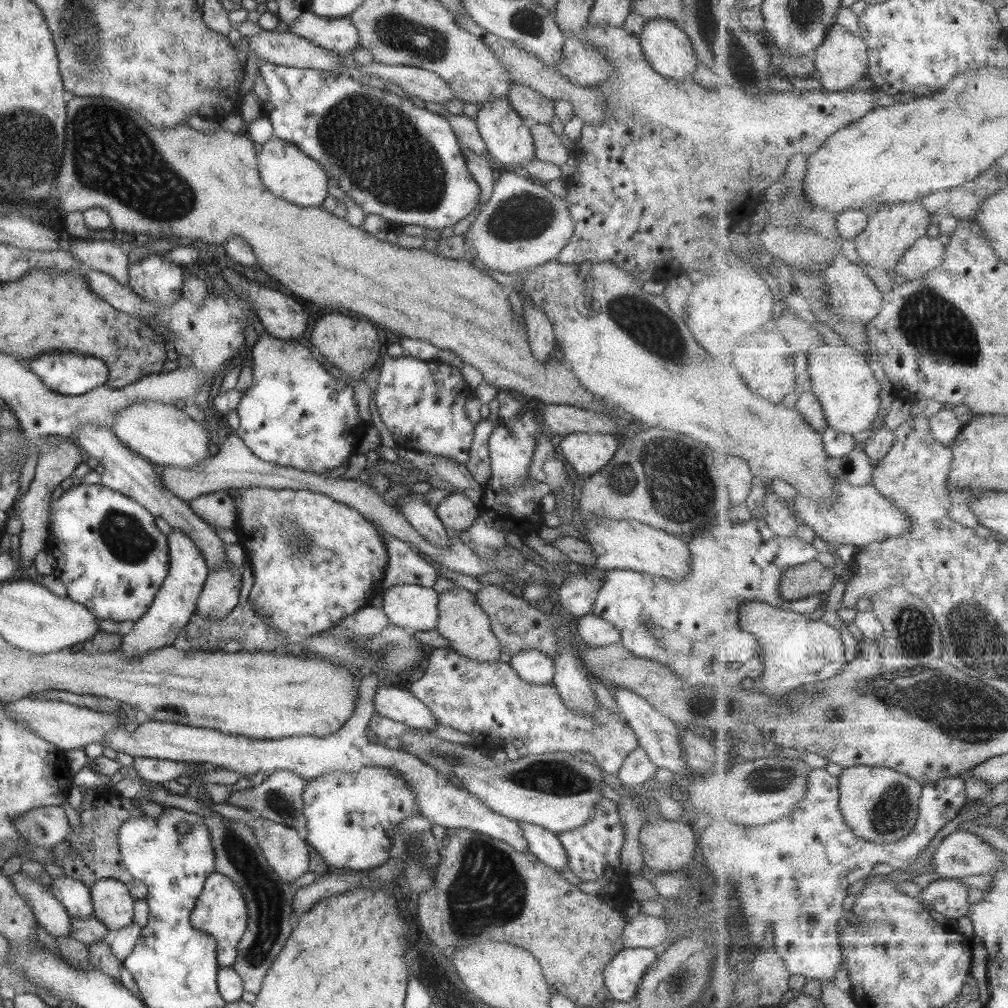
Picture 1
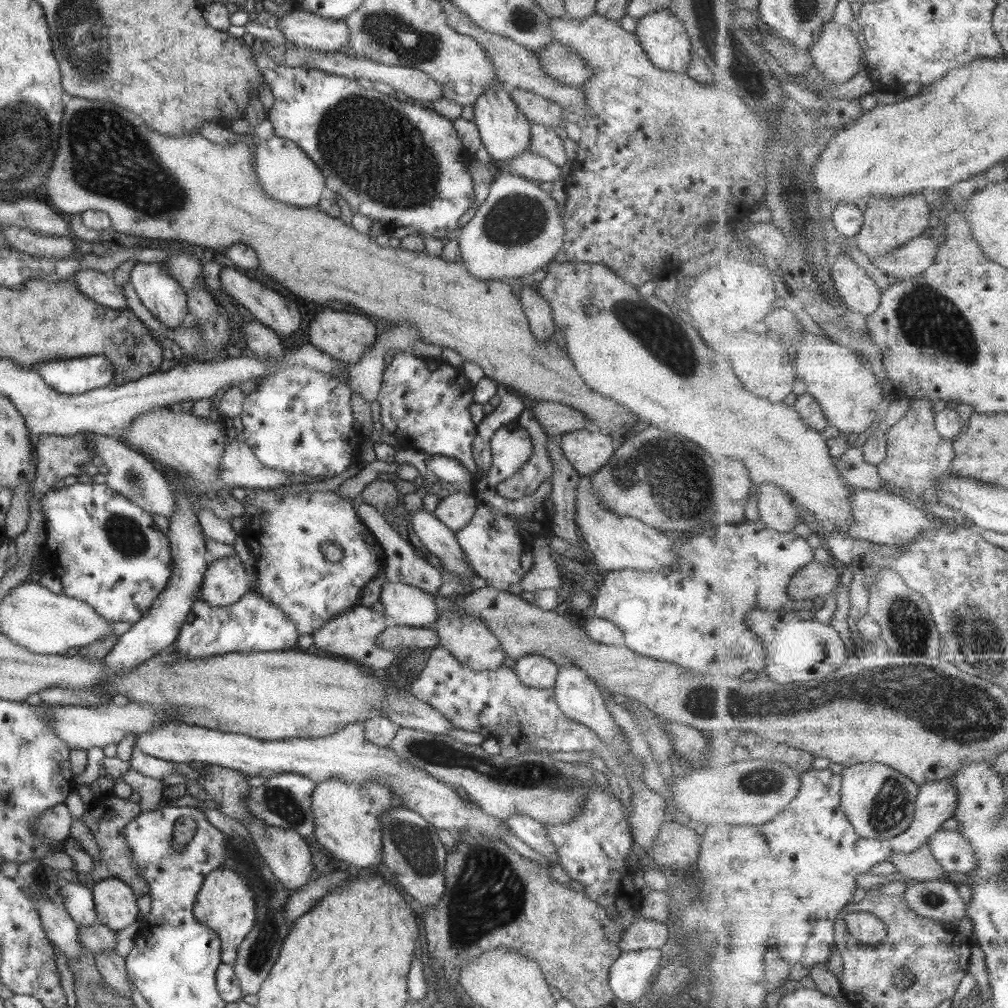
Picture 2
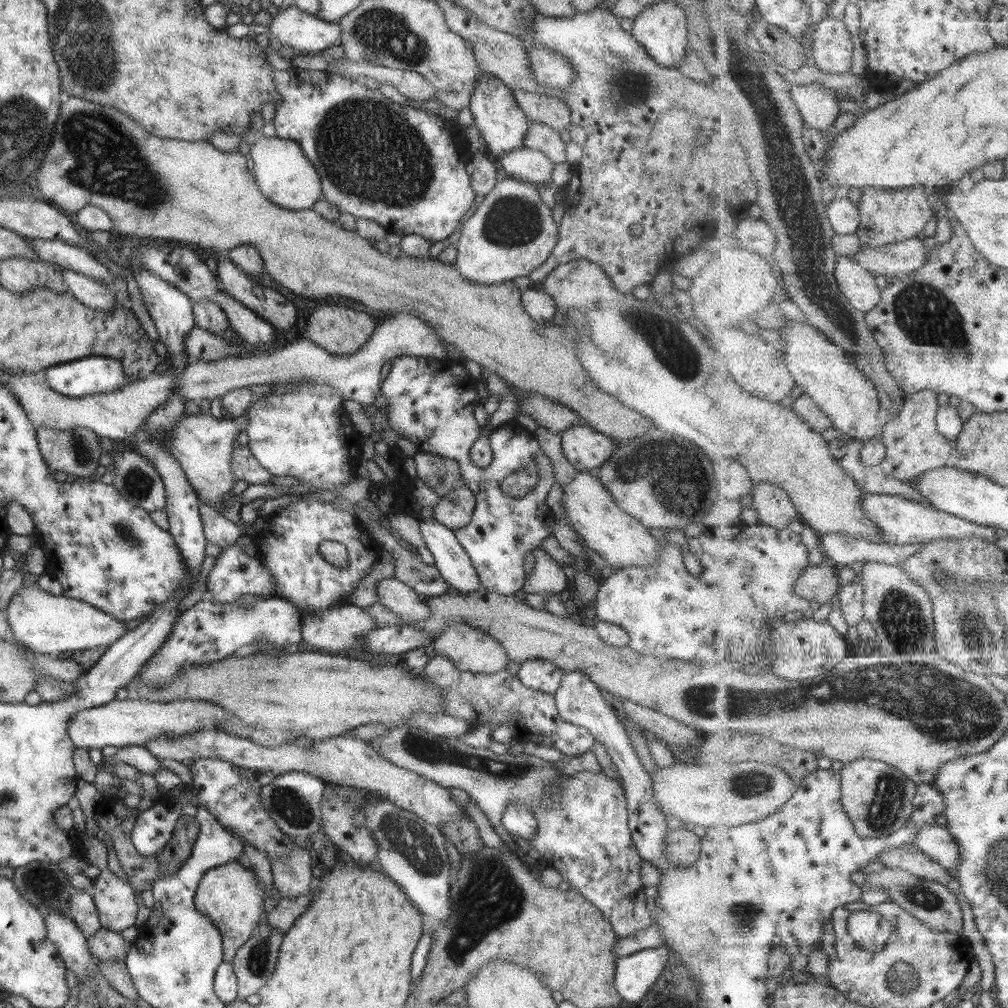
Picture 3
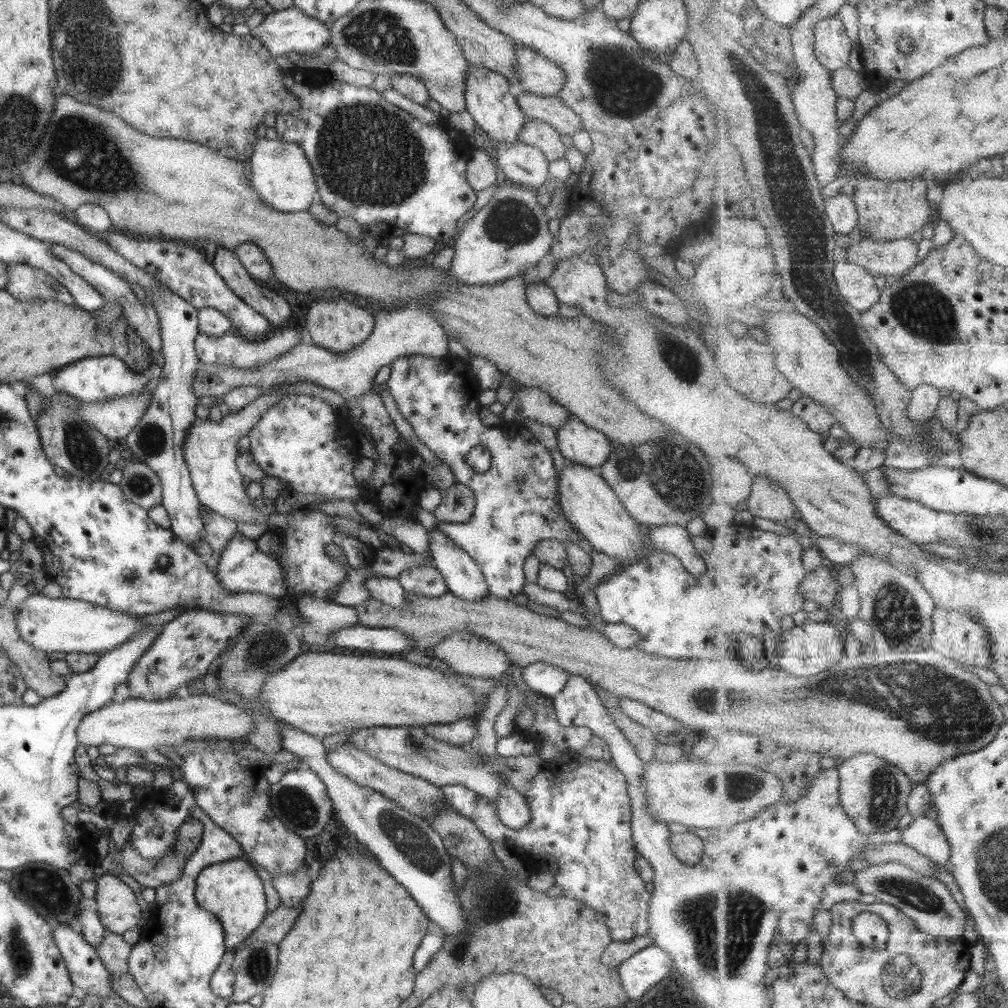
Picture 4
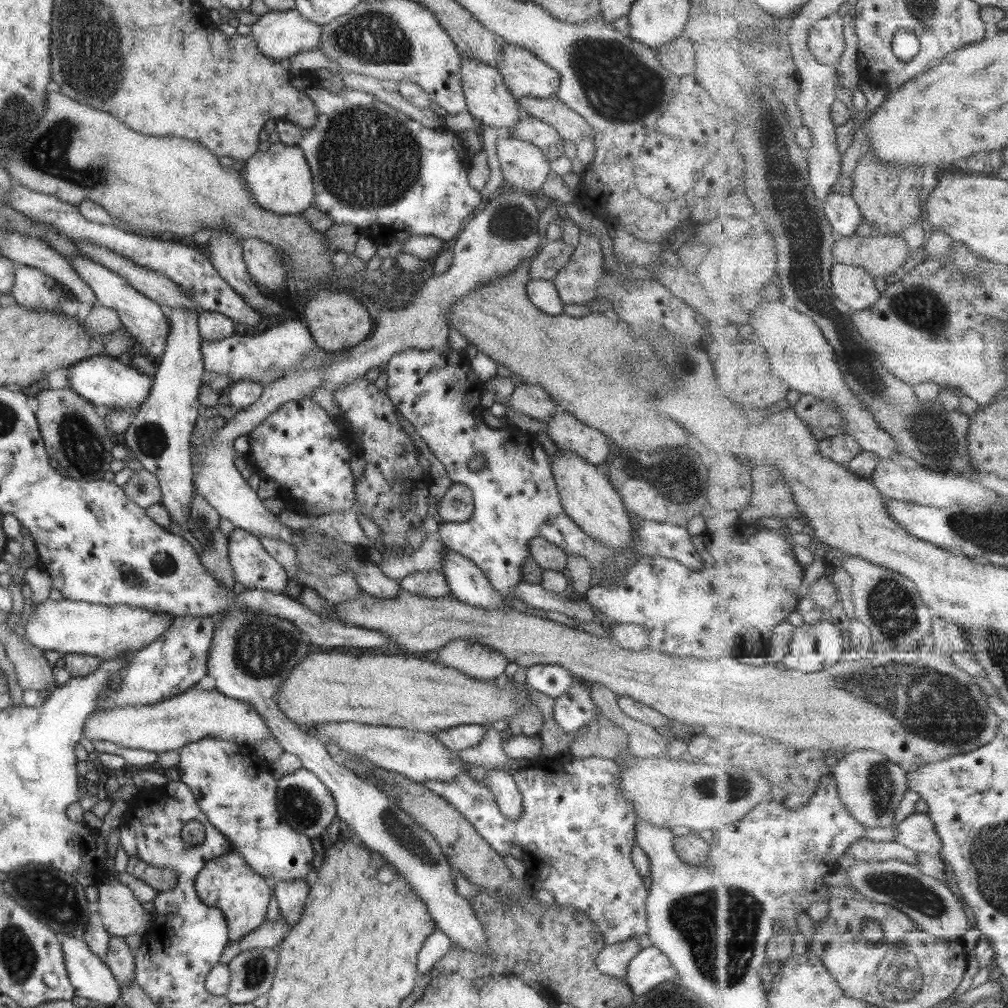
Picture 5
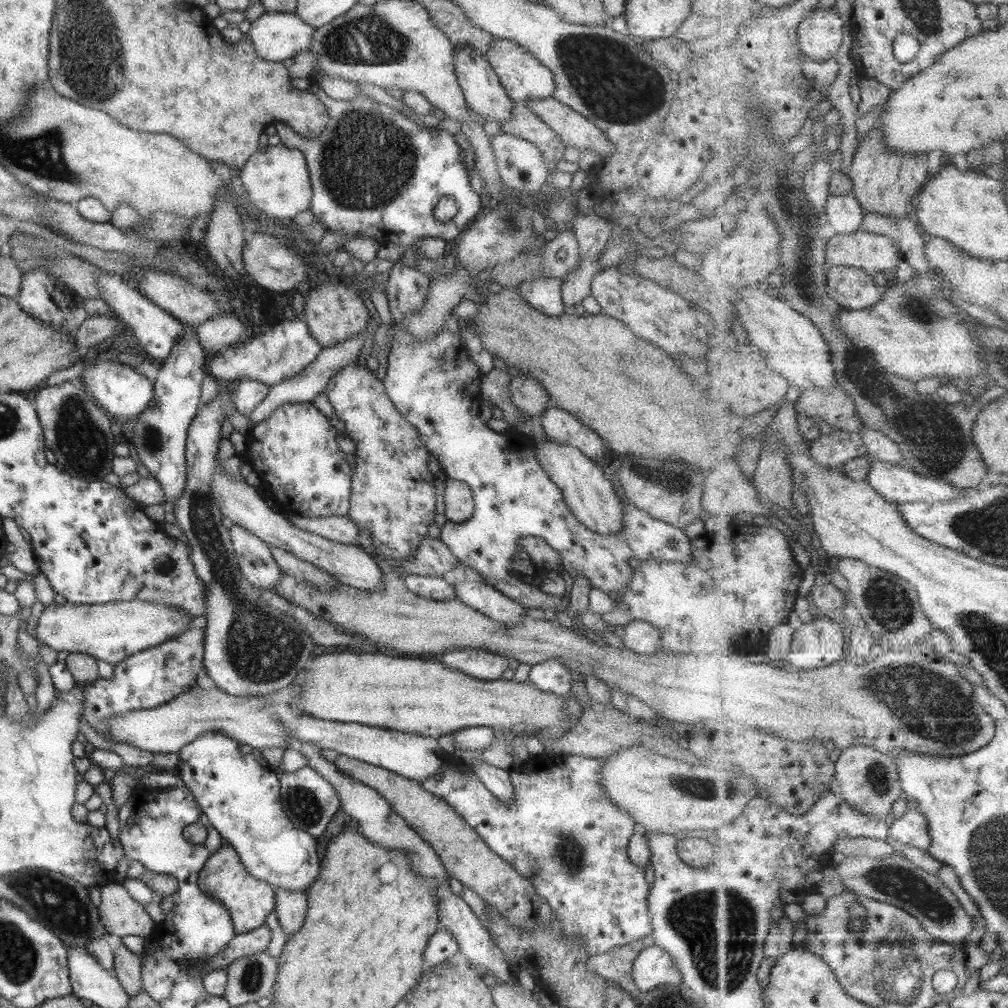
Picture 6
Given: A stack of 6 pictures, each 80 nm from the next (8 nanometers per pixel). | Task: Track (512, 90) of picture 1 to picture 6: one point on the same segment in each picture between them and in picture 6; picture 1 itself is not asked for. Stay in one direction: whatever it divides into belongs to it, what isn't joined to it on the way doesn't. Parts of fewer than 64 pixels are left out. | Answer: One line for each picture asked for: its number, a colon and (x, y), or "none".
2: (537, 110)
3: (539, 108)
4: (552, 110)
5: (570, 126)
6: (574, 130)

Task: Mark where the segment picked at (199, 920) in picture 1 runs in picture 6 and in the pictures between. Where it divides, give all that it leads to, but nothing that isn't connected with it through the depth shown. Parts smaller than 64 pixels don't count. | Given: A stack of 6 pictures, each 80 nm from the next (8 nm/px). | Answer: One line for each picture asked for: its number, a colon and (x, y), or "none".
2: (224, 903)
3: (229, 895)
4: (230, 889)
5: (226, 882)
6: (248, 900)

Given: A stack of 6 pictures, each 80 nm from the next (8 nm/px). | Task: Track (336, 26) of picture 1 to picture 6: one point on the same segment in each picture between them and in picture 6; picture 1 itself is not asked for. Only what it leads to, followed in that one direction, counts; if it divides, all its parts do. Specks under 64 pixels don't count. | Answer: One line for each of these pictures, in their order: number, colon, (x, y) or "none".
2: (301, 28)
3: (304, 33)
4: (288, 30)
5: (277, 34)
6: (274, 36)

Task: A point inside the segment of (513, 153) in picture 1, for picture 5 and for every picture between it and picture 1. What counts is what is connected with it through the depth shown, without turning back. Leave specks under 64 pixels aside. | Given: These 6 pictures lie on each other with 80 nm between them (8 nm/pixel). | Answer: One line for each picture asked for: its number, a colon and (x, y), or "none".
2: (504, 131)
3: (501, 123)
4: (487, 100)
5: (487, 99)

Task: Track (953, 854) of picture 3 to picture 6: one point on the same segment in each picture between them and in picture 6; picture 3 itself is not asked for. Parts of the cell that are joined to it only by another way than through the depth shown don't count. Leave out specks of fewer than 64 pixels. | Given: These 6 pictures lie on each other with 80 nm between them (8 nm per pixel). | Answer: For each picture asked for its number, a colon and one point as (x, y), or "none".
4: (925, 835)
5: (917, 831)
6: (912, 828)

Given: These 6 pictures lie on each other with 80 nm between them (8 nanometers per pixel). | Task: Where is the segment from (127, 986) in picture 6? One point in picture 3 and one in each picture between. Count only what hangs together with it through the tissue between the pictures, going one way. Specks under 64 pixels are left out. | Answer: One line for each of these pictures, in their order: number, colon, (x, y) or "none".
3: (105, 945)
4: (113, 951)
5: (119, 959)

